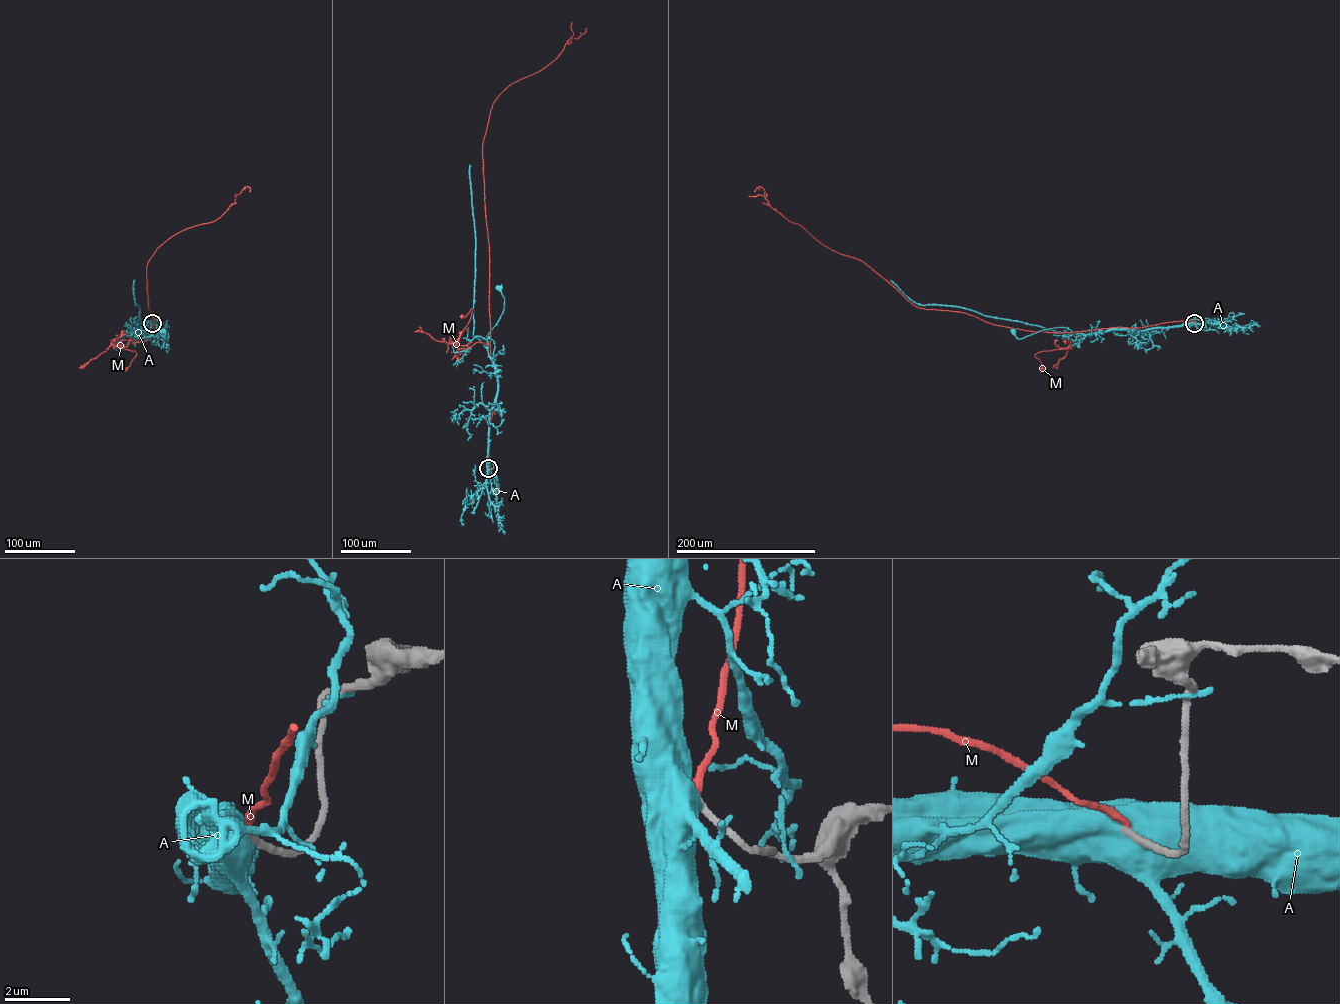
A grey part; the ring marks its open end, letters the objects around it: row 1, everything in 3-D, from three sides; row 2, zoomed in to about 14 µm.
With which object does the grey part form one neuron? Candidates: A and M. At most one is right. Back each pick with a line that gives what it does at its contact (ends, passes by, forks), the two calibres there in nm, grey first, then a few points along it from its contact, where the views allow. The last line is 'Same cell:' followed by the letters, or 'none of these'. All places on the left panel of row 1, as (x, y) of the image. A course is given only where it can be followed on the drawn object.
Same cell: none of these

